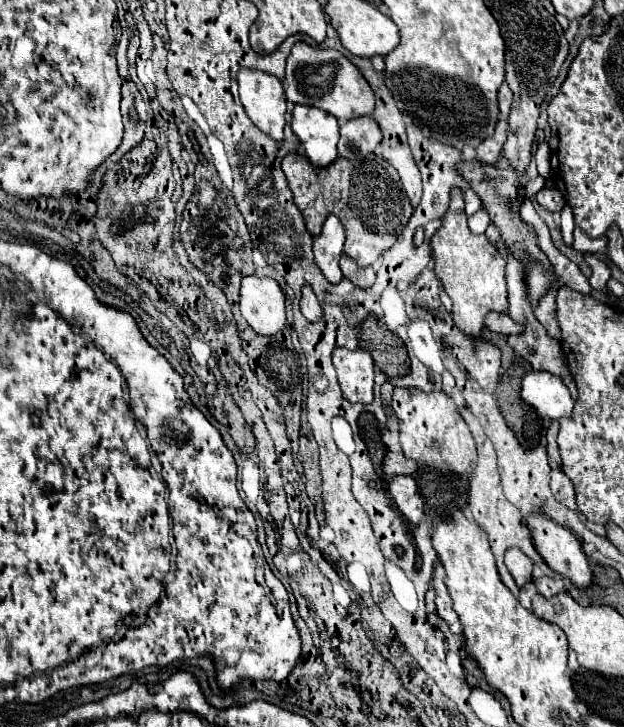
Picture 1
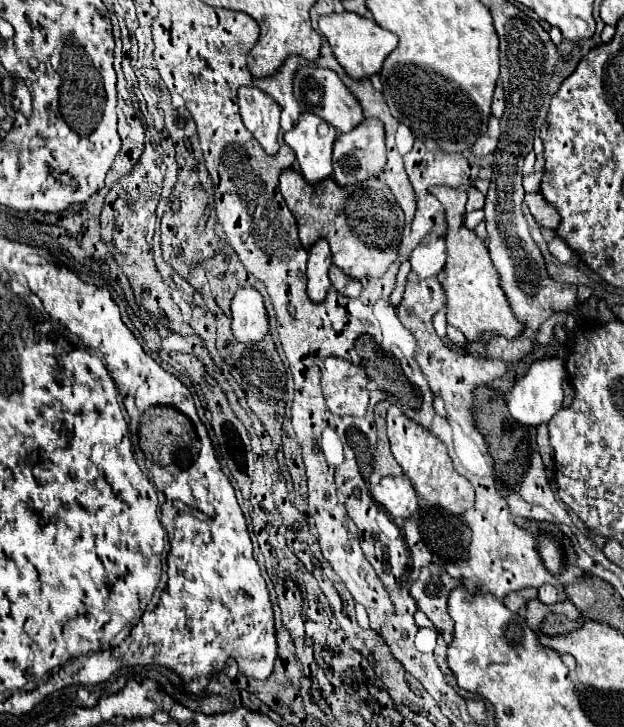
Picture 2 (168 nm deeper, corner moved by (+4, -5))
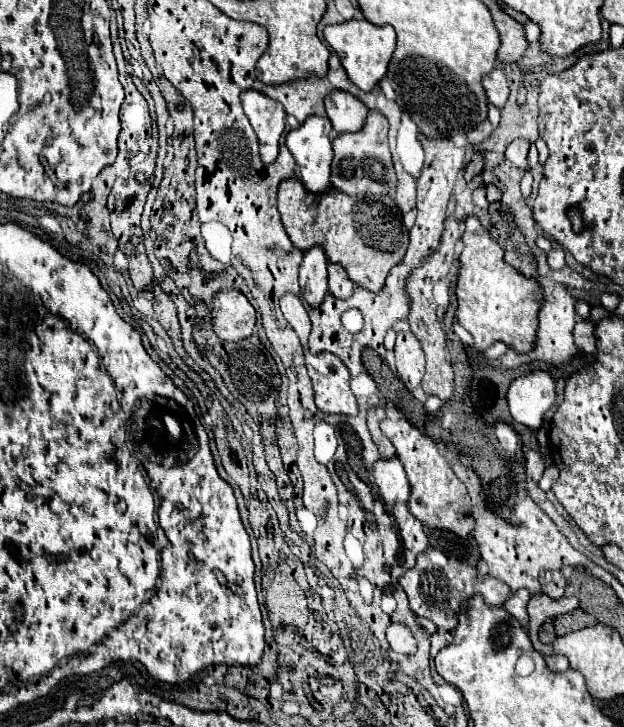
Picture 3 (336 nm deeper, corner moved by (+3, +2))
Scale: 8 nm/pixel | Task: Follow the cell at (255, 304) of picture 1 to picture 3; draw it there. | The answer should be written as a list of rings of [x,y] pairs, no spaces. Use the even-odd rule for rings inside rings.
[[[224,289],[214,297],[212,325],[224,341],[240,341],[254,333],[256,309],[238,289]]]

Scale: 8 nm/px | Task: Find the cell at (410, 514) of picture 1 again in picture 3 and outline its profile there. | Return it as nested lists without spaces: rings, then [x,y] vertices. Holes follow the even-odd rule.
[[[380,459],[374,463],[374,483],[386,505],[406,503],[410,499],[412,487],[402,463],[394,459]]]

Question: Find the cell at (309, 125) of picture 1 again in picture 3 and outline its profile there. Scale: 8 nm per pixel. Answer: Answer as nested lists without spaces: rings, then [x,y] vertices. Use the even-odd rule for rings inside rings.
[[[310,115],[298,129],[286,135],[286,145],[300,165],[300,179],[312,193],[322,193],[330,187],[330,131],[332,123],[328,117]]]

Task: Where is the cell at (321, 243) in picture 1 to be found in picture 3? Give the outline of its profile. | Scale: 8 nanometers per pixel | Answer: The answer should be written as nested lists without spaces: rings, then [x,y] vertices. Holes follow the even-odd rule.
[[[312,247],[304,253],[304,261],[300,265],[300,291],[302,299],[310,307],[318,307],[328,293],[328,257],[324,249]]]

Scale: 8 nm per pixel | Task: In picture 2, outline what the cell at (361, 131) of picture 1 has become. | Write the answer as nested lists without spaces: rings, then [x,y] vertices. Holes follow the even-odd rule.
[[[365,118],[357,128],[347,134],[335,138],[333,144],[333,180],[339,186],[351,186],[365,182],[369,178],[377,178],[387,164],[387,150],[385,150],[385,130],[383,124],[375,118]]]

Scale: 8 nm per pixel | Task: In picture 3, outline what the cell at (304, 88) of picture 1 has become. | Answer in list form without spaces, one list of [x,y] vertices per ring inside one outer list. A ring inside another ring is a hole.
[[[330,91],[324,97],[324,107],[326,107],[326,115],[332,121],[334,129],[338,133],[344,131],[358,131],[364,125],[366,113],[368,109],[364,105],[360,105],[360,101],[346,91]]]

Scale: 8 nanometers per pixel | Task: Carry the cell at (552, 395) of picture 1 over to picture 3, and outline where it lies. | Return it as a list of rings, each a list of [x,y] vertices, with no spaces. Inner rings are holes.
[[[532,371],[528,375],[522,375],[518,379],[514,379],[508,387],[508,407],[510,407],[510,413],[514,417],[514,421],[530,427],[530,429],[538,429],[542,427],[542,419],[544,419],[544,413],[550,411],[556,403],[556,381],[554,377],[548,373],[548,371]]]

